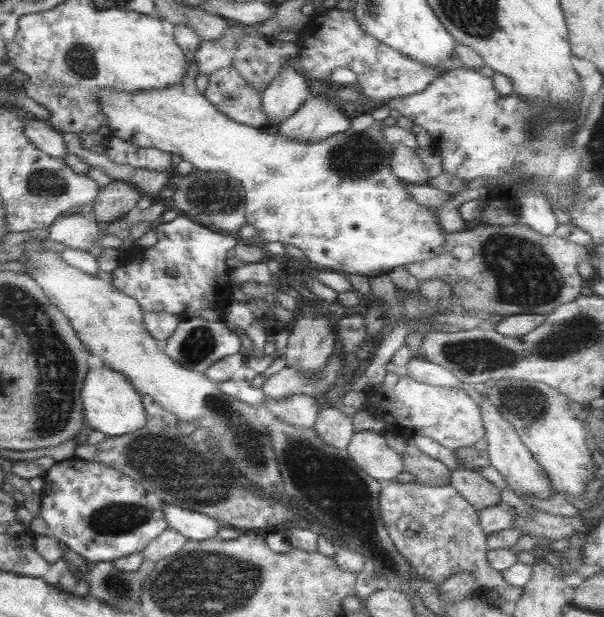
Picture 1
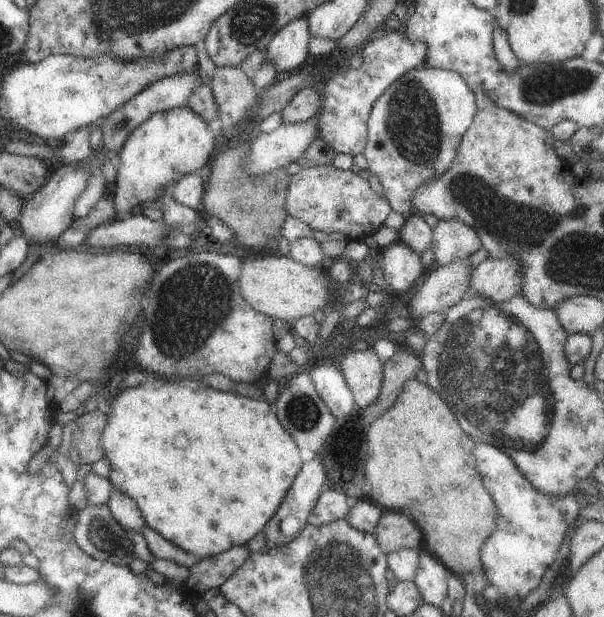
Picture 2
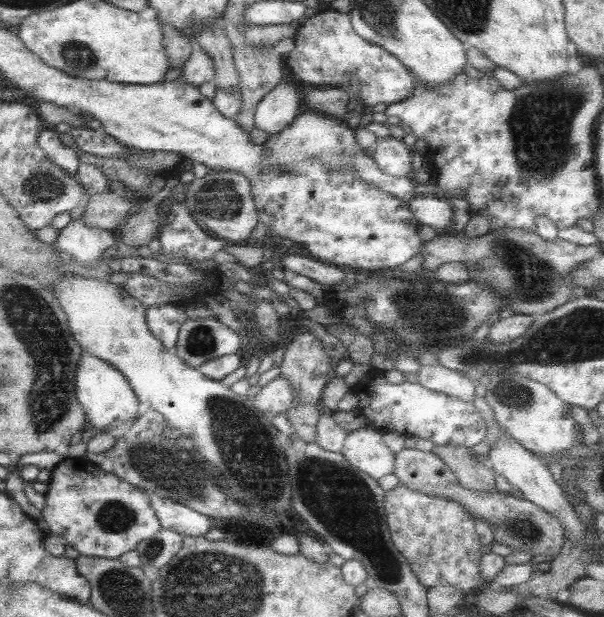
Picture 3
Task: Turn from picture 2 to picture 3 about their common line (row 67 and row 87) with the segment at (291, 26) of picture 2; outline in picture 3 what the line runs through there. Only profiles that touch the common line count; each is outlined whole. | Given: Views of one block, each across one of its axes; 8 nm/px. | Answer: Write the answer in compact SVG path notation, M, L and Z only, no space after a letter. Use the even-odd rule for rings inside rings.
M283 80L256 105L254 124L268 136L282 132L298 116L302 92L294 80Z

